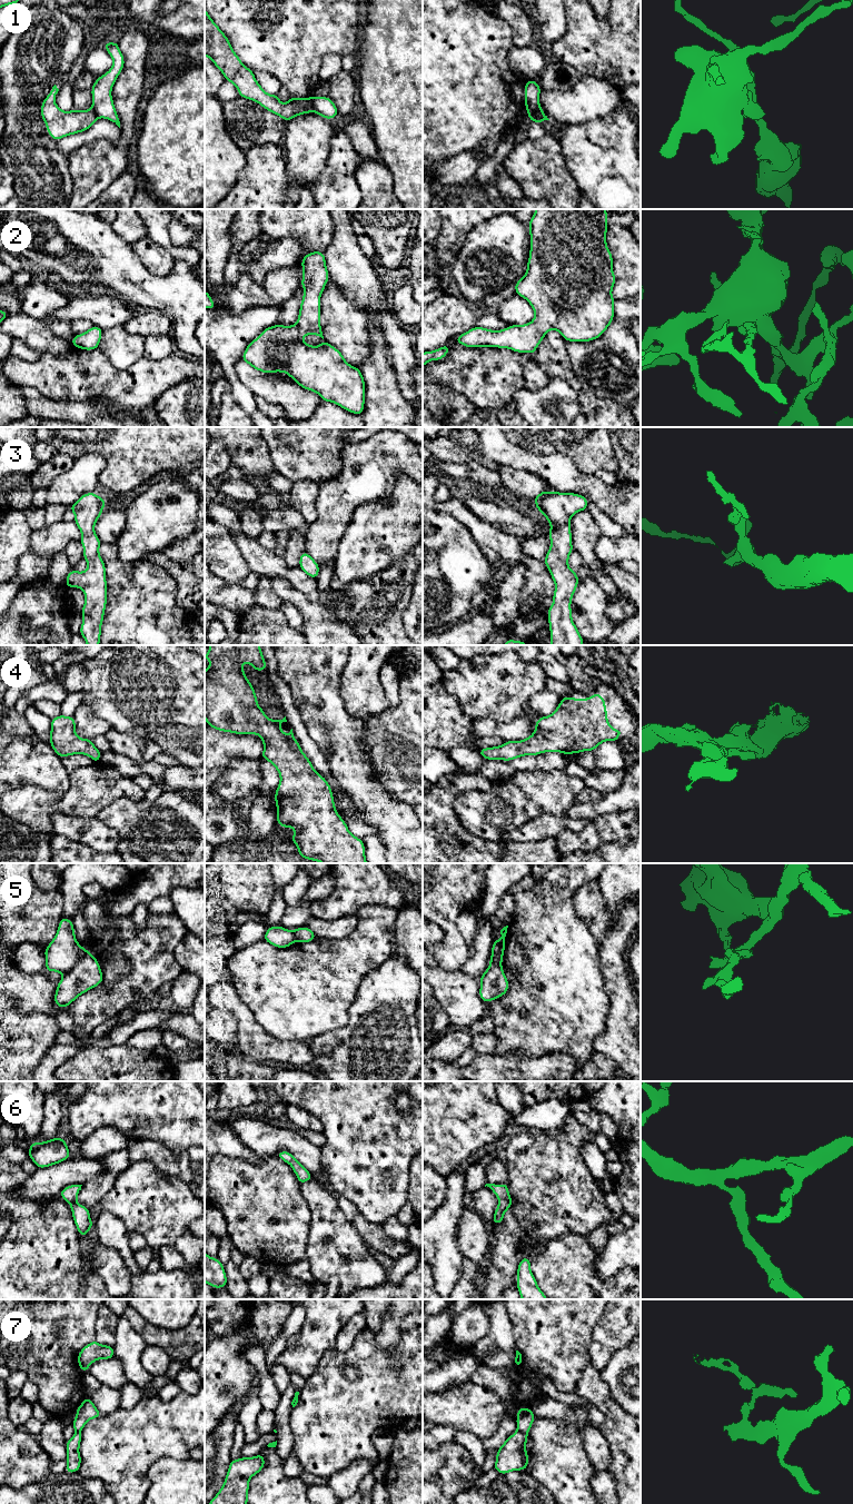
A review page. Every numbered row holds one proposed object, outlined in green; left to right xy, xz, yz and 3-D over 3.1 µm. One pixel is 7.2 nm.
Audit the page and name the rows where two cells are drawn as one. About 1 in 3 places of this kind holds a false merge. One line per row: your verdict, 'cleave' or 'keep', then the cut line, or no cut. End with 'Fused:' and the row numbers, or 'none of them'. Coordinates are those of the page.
1: cleave; cut in xz along (310, 97), (314, 110)
2: keep; no cut
3: keep; no cut
4: keep; no cut
5: cleave; cut in xy along (81, 948), (77, 963), (63, 975)
6: keep; no cut
7: cleave; cut in yz along (517, 1430), (525, 1434)
Fused: 1, 5, 7

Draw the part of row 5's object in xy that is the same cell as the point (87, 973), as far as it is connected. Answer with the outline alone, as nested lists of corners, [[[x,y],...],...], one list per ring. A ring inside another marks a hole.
[[[81,948],[76,967],[65,973],[57,984],[54,1005],[67,1008],[80,995],[101,982],[103,976],[98,960],[86,948]]]

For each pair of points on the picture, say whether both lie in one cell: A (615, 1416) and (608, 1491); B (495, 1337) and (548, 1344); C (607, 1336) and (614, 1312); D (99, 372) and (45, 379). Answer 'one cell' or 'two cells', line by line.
A: two cells
B: two cells
C: one cell
D: one cell

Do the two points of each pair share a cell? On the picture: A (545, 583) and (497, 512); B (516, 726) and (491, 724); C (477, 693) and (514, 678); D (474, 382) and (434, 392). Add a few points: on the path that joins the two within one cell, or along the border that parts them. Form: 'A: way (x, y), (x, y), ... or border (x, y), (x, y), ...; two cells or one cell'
A: border (488, 524), (517, 537); two cells
B: way (509, 729), (497, 729); one cell
C: way (486, 686), (505, 684); one cell
D: border (434, 382), (460, 392), (472, 403); two cells

